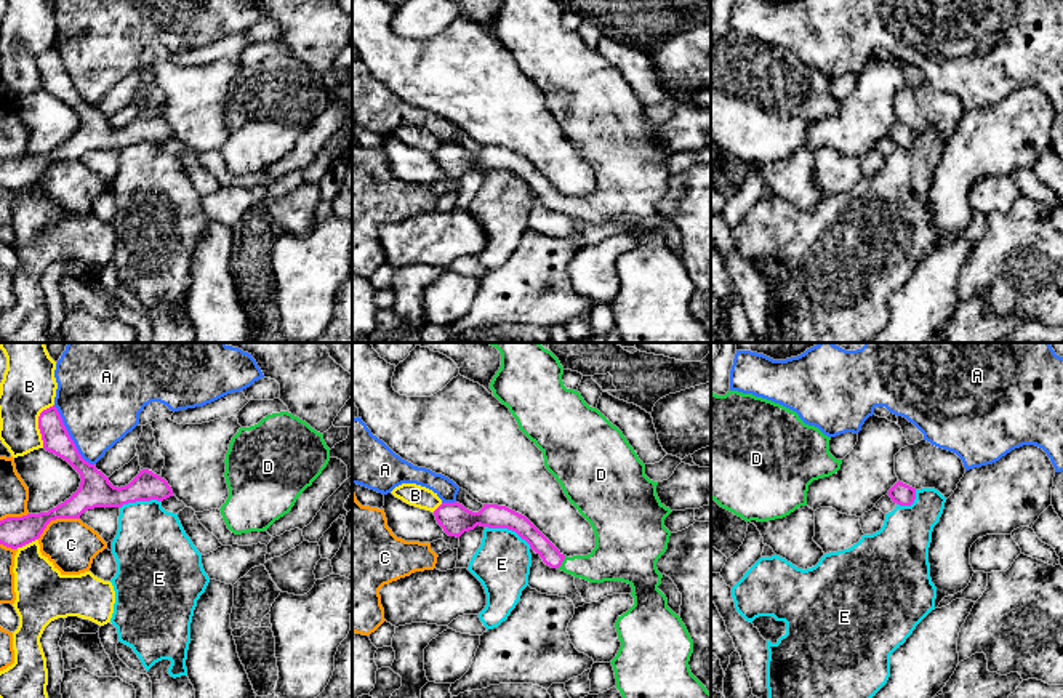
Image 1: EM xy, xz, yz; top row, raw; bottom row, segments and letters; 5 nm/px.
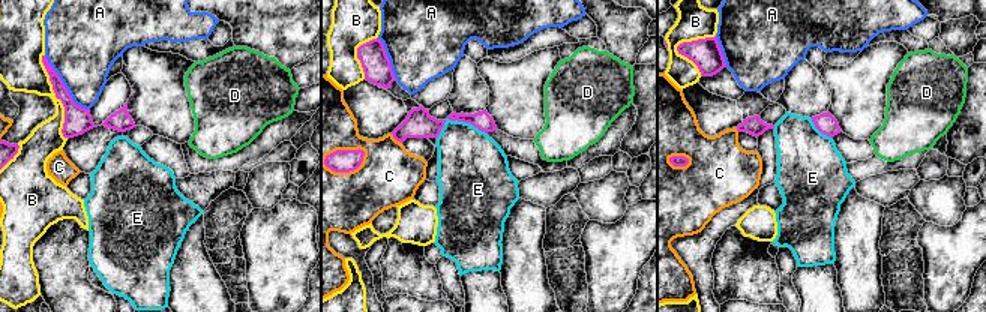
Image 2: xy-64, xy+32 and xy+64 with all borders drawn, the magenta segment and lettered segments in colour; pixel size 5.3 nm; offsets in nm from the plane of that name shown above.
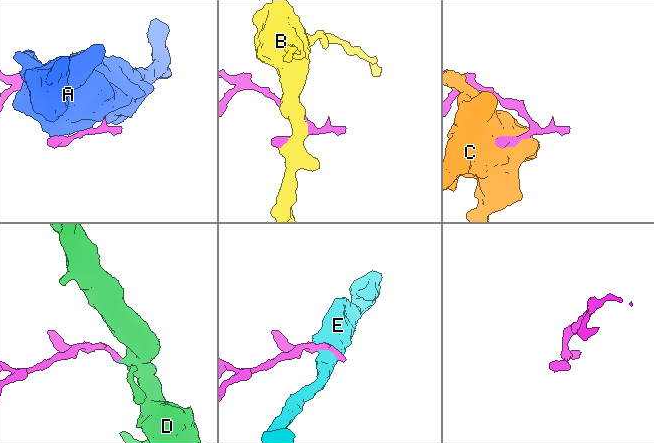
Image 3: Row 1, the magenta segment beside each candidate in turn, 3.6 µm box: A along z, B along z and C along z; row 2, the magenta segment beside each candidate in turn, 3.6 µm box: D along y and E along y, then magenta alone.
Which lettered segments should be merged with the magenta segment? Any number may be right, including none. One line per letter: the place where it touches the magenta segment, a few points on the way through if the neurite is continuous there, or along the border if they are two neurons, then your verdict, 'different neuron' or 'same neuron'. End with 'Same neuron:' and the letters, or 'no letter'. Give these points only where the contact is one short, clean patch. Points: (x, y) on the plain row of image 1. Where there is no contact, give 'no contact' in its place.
A: contact xy (69, 79); different neuron
B: contact xy (39, 66); different neuron
C: contact xy (56, 159); different neuron
D: contact xz (562, 202); way xz (551, 197), (562, 202), (604, 205), (612, 200); same neuron
E: contact xz (508, 170); border xz (485, 167), (514, 172), (530, 188); different neuron
Same neuron: D

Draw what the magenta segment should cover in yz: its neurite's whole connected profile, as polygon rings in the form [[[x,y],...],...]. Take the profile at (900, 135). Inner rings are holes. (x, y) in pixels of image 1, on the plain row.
[[[898,122],[889,131],[889,138],[892,139],[893,144],[897,144],[900,147],[911,147],[916,141],[916,130]]]

